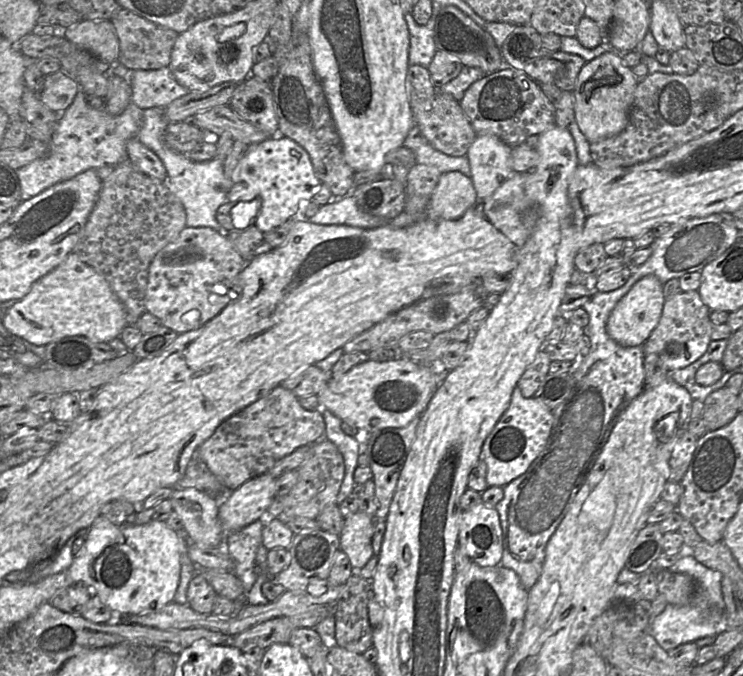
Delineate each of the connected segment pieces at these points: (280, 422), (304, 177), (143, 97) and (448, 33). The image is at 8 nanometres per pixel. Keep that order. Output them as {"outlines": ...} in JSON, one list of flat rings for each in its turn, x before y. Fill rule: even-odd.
{"outlines":[[[279,385,264,397,224,420,198,447,198,453,226,489,232,491,251,478,267,473,277,461,297,448,311,445,324,435,325,421,322,409,306,410,294,393]],[[276,135,248,147,235,169,227,201,259,200,260,207,253,224,265,233,294,216,304,203,311,201,320,184,307,151,292,139]],[[169,67,156,70,134,70,128,73,131,103,138,108,165,108,189,90,180,85]],[[445,6,440,10,434,26,434,41,437,50,449,53,464,66,478,68,484,74,493,73,505,65,491,35,455,6]]]}

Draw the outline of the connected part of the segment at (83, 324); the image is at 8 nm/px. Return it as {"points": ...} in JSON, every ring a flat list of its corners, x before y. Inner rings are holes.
{"points":[[75,251,33,283,29,292,4,309,3,326,34,345,46,345,66,336,84,336,97,342,120,337,128,325,125,309,106,279,81,260]]}

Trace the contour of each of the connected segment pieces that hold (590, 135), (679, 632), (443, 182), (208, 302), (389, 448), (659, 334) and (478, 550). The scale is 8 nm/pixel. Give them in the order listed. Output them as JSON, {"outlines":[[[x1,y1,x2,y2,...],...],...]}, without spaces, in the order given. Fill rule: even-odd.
{"outlines":[[[607,52,586,62,580,70,574,89,576,123,589,143,619,134,627,125,638,82,632,69,622,63,622,57]],[[688,552,667,570,691,576,697,583,697,589,693,599,687,605,668,603,660,615,652,618,649,634,658,645,668,652,681,644,695,642,709,636,716,637,725,631,725,609,721,585,722,573,702,565]],[[458,171,442,173,430,196,428,216,443,220,460,218,476,201,470,177]],[[208,227,185,228,149,265,146,311,178,334,196,330,218,315,234,296,233,285,246,260,226,233]],[[421,416,414,418,407,426,401,428,385,428,372,433,368,440,366,454,370,460,370,468,375,483,377,510,374,518,385,519,393,499,401,470,416,437,416,429]],[[697,290,666,298,657,326,642,345,644,354,656,354,667,372,687,367,706,352,711,342,713,324,709,314,710,310,701,301]],[[482,502,468,510,462,510,458,545,471,562,481,567,501,564,503,534,496,508]]]}

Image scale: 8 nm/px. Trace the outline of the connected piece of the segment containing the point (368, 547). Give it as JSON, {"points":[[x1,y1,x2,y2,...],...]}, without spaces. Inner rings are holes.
{"points":[[362,511,344,517,340,549,348,555,353,568,361,569,374,555,374,518]]}

